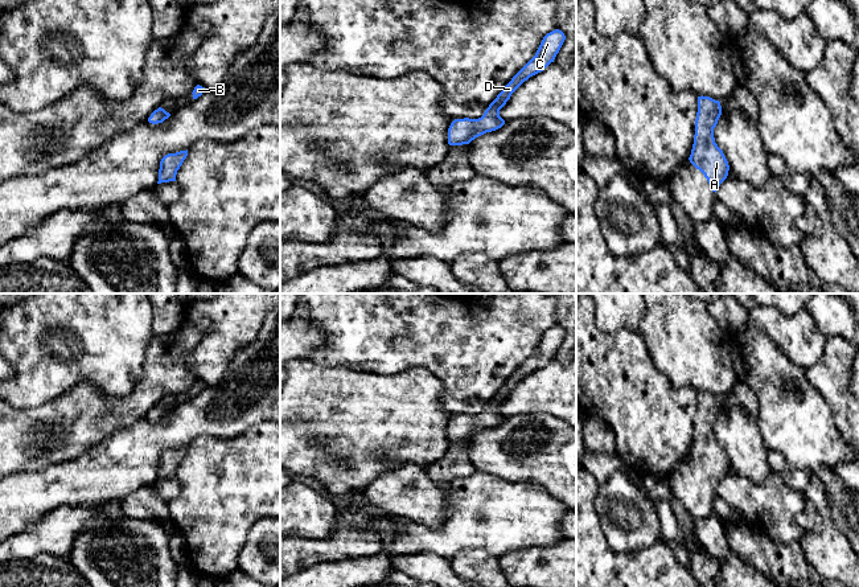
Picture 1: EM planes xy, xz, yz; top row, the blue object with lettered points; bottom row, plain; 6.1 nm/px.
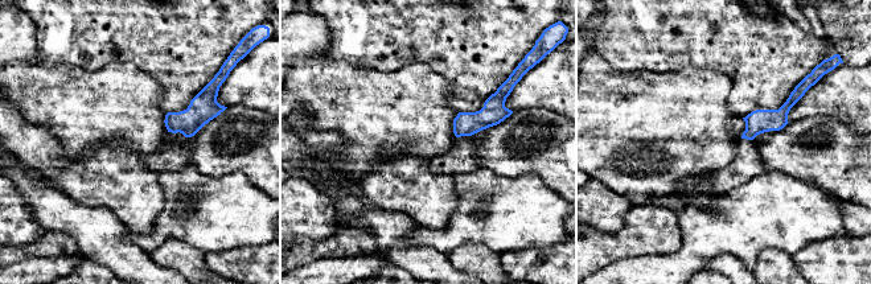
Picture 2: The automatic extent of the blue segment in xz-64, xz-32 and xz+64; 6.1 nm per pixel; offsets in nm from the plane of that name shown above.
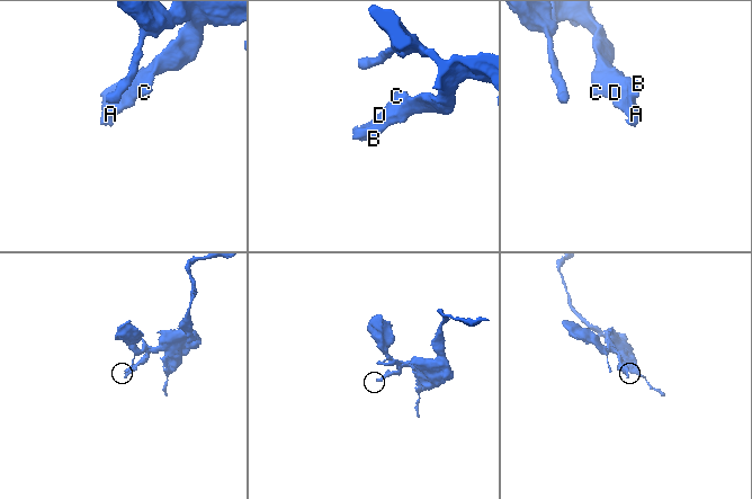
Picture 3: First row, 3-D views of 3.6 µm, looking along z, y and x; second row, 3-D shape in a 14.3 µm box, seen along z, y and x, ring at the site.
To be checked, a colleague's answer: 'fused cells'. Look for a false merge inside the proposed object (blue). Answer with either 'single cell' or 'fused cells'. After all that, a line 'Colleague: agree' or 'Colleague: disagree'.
single cell
Colleague: disagree

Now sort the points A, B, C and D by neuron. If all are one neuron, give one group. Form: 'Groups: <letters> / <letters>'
Groups: A B C D

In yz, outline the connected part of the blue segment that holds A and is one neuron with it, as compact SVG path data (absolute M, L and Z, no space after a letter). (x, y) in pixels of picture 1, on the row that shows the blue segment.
M703 95L698 97L694 144L689 160L704 175L715 193L729 171L728 161L714 137L714 128L720 115L722 106L719 100Z

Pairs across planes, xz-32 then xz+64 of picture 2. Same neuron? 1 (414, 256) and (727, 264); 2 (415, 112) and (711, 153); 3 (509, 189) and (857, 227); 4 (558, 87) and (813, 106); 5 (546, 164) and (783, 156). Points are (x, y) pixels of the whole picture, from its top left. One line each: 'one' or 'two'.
1: one
2: one
3: two
4: one
5: one

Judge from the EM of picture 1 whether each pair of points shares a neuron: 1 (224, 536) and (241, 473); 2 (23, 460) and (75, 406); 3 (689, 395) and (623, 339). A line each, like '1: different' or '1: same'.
1: same
2: same
3: same

